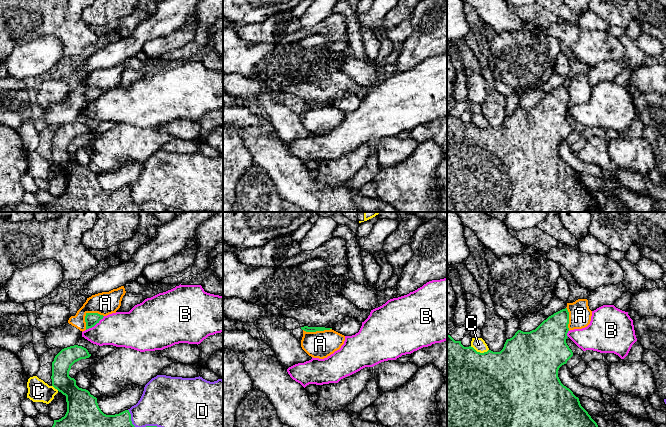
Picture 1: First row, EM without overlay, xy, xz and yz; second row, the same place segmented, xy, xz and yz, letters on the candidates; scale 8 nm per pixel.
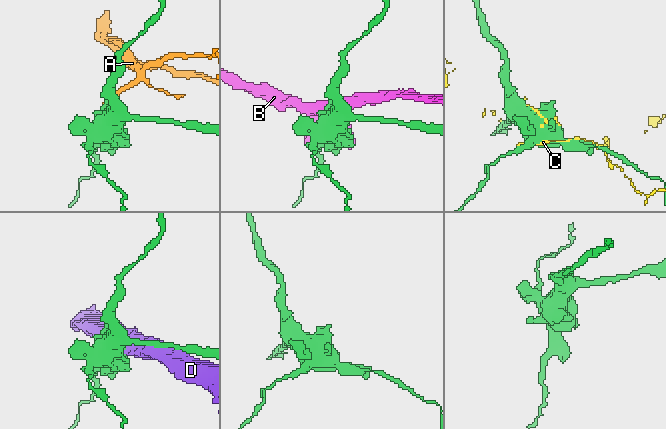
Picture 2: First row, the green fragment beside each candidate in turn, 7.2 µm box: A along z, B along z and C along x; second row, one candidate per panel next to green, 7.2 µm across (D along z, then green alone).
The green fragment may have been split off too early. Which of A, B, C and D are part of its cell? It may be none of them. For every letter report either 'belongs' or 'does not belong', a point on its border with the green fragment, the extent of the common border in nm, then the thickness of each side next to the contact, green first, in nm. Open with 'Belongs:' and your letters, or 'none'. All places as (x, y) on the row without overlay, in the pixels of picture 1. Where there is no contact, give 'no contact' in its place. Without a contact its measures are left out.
Belongs: none
A: does not belong; meets green in xy at (87, 89); contact 190 nm long; 110 nm thick on the green side, 190 nm on the other
B: does not belong; meets green in xy at (95, 100); contact 190 nm long; 110 nm thick on the green side, 280 nm on the other
C: does not belong; meets green in yz at (479, 128); contact 160 nm long; 500 nm thick on the green side, 100 nm on the other
D: does not belong; meets green in xy at (143, 203); contact 360 nm long; 340 nm thick on the green side, 380 nm on the other

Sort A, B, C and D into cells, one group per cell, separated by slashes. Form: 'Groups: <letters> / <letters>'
Groups: A / B / C / D

